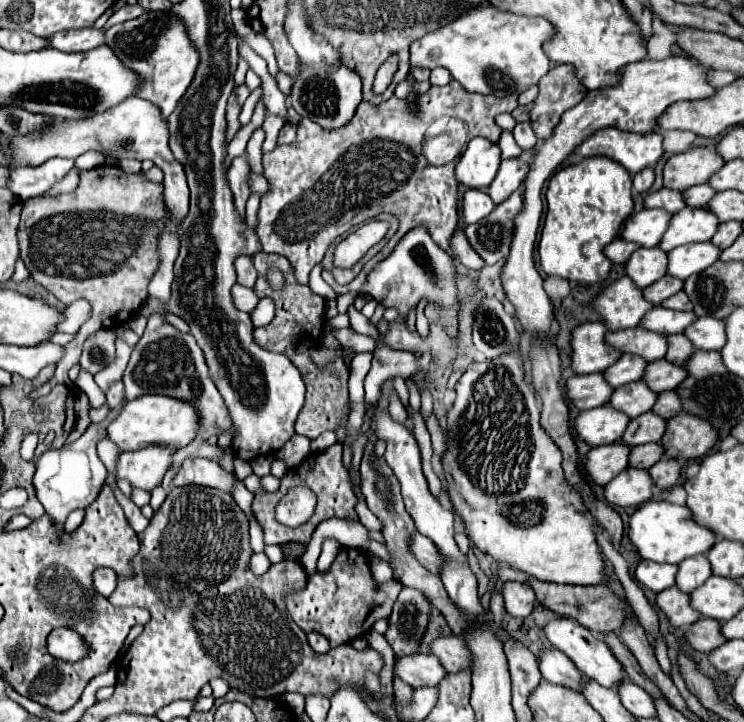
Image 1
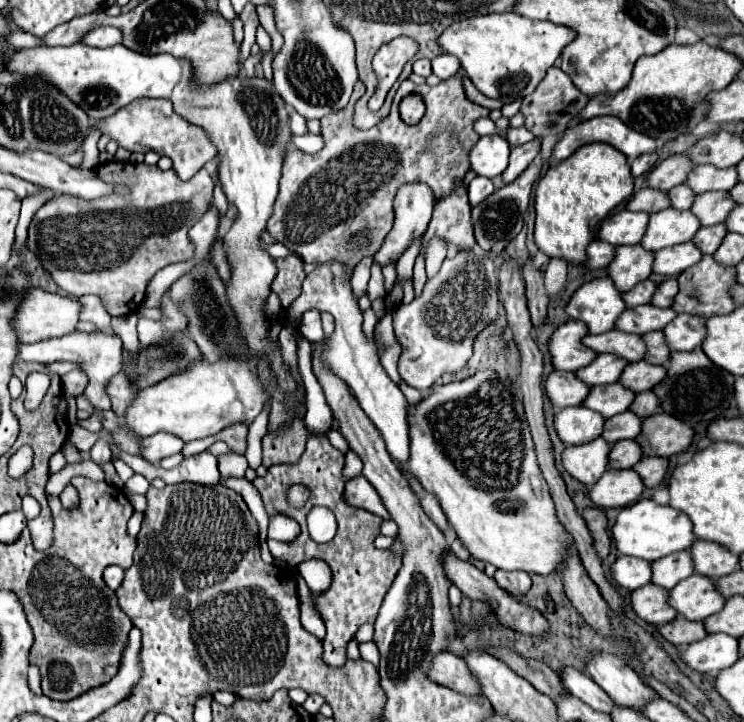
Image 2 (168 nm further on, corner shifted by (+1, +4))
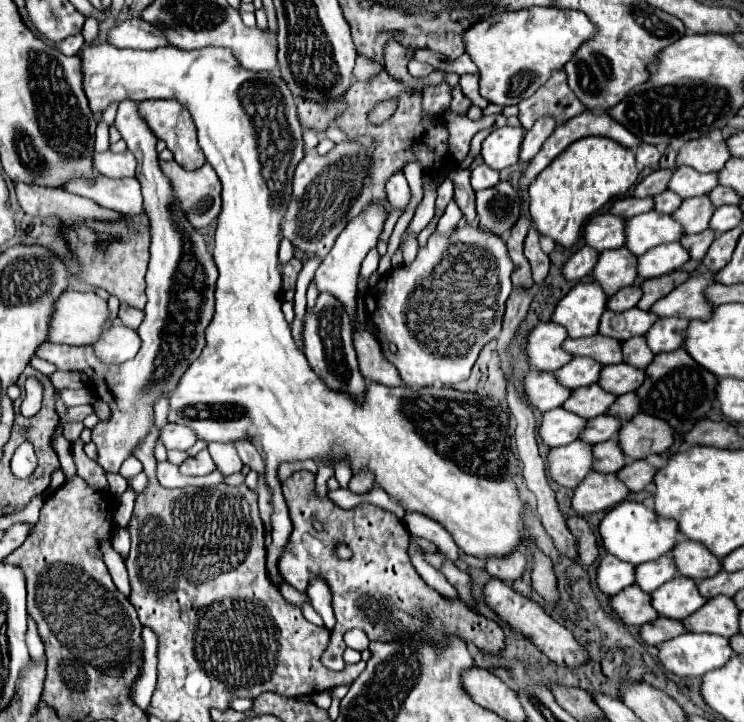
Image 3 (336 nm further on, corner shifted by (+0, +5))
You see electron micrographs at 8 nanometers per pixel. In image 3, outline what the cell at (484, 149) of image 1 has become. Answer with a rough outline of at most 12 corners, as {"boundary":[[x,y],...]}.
{"boundary":[[494,128],[480,156],[494,170],[518,162],[522,128]]}

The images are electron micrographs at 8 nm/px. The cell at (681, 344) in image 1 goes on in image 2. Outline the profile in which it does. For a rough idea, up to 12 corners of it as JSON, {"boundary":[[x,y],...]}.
{"boundary":[[661,331],[645,333],[643,361],[667,367],[671,351]]}

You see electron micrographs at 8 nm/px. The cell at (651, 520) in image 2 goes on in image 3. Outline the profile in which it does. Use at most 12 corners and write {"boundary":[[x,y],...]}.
{"boundary":[[640,502],[606,512],[610,554],[642,564],[668,554],[678,522]]}

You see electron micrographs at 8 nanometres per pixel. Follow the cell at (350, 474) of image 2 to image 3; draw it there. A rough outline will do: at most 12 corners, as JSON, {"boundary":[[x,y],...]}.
{"boundary":[[368,468],[356,472],[348,484],[352,492],[368,492],[374,474]]}

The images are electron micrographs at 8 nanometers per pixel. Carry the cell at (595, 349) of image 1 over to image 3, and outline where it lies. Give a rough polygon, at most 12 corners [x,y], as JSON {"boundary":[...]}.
{"boundary":[[540,322],[528,336],[530,366],[556,372],[574,356],[562,348],[568,332]]}

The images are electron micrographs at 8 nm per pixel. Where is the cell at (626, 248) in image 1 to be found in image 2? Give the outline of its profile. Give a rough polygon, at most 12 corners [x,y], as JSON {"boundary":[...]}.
{"boundary":[[595,239],[587,247],[585,267],[605,269],[615,247]]}

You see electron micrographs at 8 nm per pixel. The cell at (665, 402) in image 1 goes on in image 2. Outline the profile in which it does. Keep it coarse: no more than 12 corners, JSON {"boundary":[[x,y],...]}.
{"boundary":[[653,391],[635,395],[629,411],[637,417],[653,415],[659,407]]}

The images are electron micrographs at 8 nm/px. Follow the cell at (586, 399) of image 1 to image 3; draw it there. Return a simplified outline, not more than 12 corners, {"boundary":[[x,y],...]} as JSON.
{"boundary":[[530,370],[528,402],[546,412],[562,406],[572,390],[554,374]]}

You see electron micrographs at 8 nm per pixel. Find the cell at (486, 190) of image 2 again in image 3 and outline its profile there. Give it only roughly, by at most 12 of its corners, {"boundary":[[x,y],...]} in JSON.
{"boundary":[[478,164],[472,170],[472,188],[486,190],[498,184],[498,172]]}

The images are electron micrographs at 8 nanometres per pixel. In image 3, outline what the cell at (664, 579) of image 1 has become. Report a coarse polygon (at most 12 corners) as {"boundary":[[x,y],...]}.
{"boundary":[[606,554],[598,566],[598,586],[614,596],[634,584],[636,566]]}

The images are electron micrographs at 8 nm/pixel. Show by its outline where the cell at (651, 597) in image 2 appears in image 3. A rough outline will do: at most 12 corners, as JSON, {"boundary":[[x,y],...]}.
{"boundary":[[638,584],[610,604],[626,626],[654,622],[658,612]]}

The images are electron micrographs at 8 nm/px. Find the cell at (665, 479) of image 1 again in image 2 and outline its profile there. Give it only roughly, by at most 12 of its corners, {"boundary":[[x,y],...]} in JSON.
{"boundary":[[643,457],[637,475],[645,487],[657,487],[665,479],[667,459]]}

